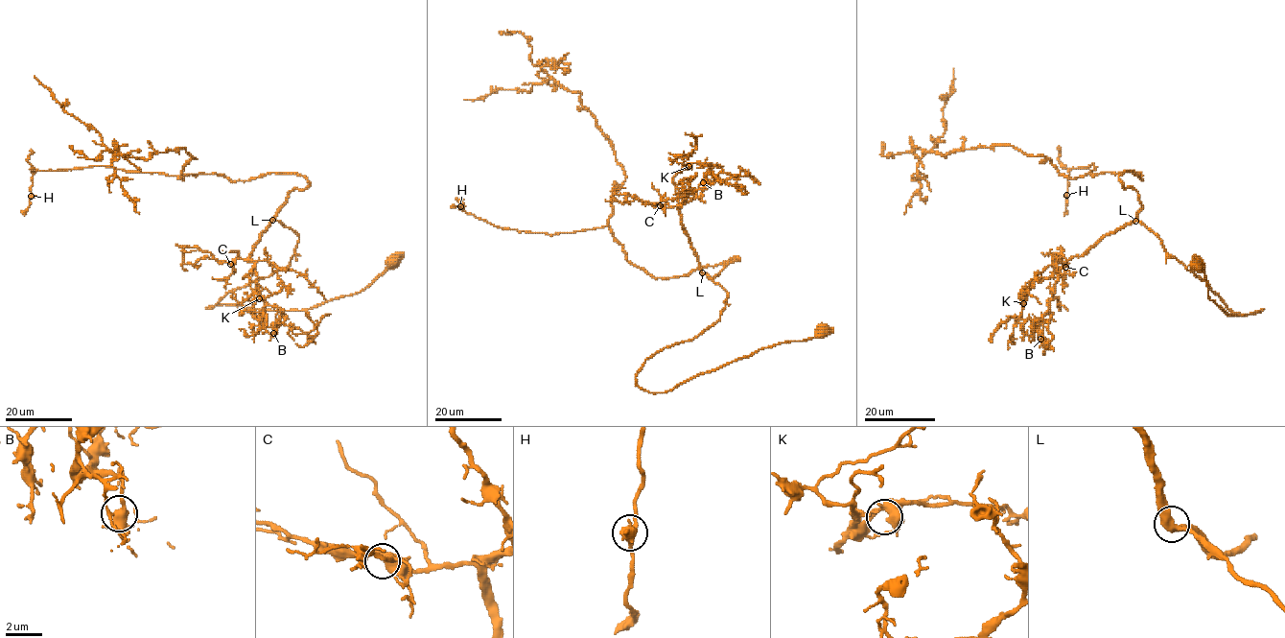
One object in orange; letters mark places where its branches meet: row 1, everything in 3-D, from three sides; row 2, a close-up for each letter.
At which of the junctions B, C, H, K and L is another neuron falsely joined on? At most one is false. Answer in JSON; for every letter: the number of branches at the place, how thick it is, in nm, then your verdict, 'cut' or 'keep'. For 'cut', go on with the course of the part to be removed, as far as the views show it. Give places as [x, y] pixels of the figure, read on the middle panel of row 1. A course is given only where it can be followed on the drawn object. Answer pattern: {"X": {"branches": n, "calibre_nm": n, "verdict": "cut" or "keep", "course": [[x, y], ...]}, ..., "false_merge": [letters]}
{"B": {"branches": 3, "calibre_nm": 400, "verdict": "keep"}, "C": {"branches": 3, "calibre_nm": 420, "verdict": "keep"}, "H": {"branches": 3, "calibre_nm": 400, "verdict": "keep"}, "K": {"branches": 3, "calibre_nm": 400, "verdict": "keep"}, "L": {"branches": 3, "calibre_nm": 380, "verdict": "keep"}, "false_merge": []}

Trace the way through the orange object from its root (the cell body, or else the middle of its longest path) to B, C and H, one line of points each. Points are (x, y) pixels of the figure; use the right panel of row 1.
B: (1197, 266), (1228, 316), (1263, 309), (1231, 311), (1134, 221), (1064, 264), (1048, 312), (1033, 326), (1040, 339)
C: (1197, 266), (1209, 297), (1228, 316), (1263, 309), (1231, 311), (1137, 221), (1105, 235), (1065, 267)
H: (1197, 266), (1228, 316), (1263, 309), (1231, 311), (1167, 254), (1119, 178), (1139, 173), (1072, 168), (1066, 195)

